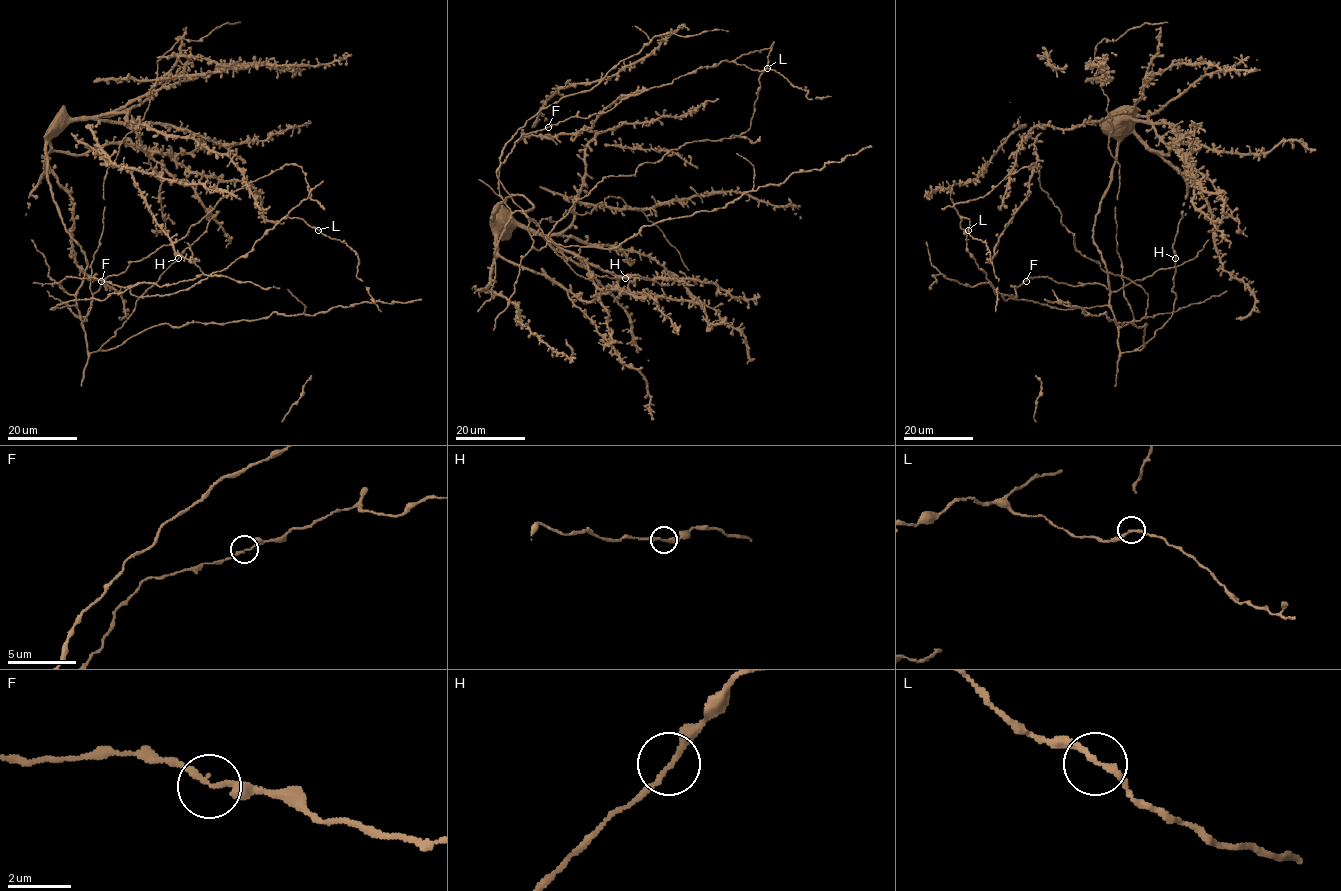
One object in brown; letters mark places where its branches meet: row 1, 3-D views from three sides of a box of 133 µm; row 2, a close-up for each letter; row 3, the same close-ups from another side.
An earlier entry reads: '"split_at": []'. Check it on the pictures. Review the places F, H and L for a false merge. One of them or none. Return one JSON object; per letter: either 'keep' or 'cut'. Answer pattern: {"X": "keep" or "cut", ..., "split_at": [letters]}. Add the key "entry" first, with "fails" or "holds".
{"entry": "holds", "F": "keep", "H": "keep", "L": "keep", "split_at": []}

